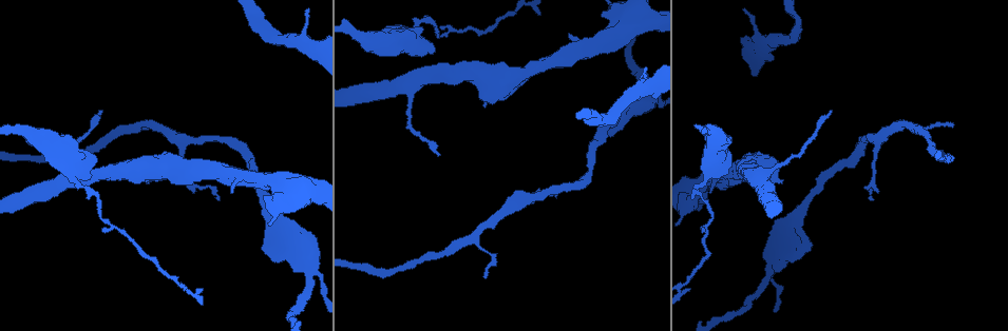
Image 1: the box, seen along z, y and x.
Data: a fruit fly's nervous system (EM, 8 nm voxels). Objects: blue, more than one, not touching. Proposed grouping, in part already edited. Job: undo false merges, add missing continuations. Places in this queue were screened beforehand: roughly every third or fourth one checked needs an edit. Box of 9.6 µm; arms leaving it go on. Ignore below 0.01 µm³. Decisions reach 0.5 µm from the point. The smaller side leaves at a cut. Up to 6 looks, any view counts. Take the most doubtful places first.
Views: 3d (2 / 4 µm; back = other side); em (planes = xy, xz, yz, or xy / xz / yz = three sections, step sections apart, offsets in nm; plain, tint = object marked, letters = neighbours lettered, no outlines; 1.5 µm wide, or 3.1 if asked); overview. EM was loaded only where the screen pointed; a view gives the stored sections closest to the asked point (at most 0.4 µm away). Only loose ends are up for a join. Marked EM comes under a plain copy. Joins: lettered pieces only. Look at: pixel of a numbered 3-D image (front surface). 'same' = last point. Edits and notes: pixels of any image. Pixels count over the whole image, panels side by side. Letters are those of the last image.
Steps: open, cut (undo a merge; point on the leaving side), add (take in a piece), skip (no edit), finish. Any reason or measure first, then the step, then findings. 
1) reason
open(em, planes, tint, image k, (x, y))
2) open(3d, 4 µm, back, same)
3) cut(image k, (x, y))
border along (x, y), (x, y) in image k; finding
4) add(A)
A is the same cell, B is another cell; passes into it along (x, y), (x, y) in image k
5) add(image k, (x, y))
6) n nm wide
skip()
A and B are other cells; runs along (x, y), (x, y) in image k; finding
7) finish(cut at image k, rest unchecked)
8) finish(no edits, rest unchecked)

stops while still wide
open(3d, 2 µm, image 1, (286, 221))

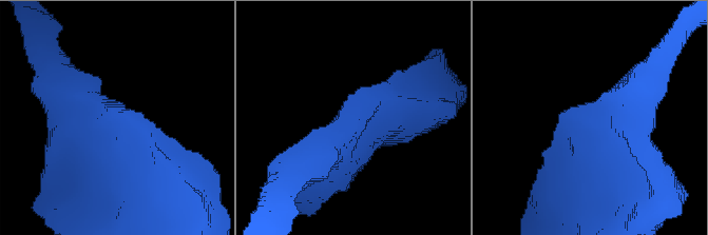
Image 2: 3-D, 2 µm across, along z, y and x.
open(em, planes, letters, image 2, (351, 96))

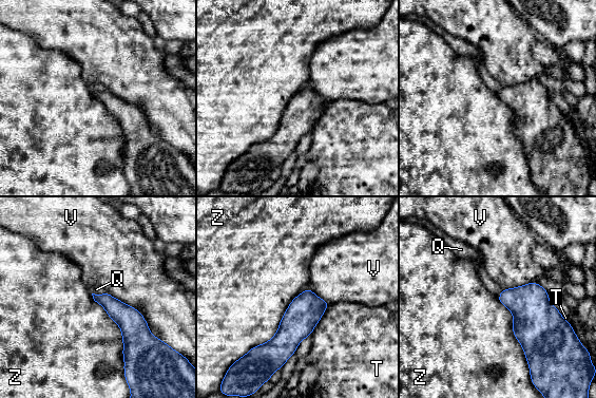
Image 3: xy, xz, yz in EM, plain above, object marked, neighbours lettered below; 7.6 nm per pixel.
skip()
Q, T, V and Z are other cells; border along (307, 287), (277, 330), (248, 352) in image 3; no lettered piece goes on from it

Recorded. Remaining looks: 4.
thick turns thin
open(3d, 4 µm, image 1, (411, 111))

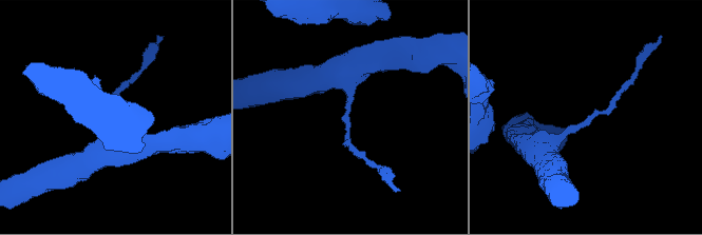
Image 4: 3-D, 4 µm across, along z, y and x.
open(em, planes, letters, image 4, (349, 113))

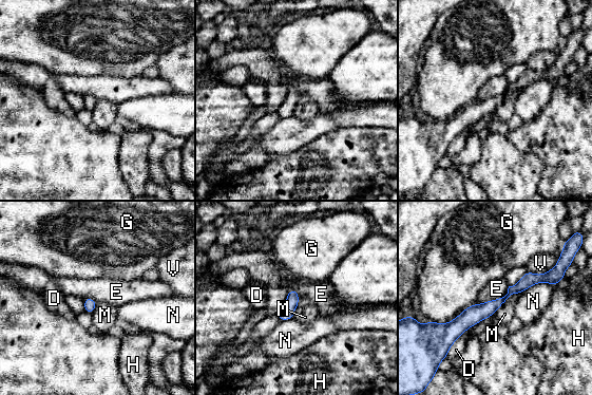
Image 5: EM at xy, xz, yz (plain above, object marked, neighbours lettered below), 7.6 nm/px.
90 nm wide
skip()
D, E, G, H, M, N and V are other cells; border along (519, 293), (469, 327) in image 5; continuous, no second cell

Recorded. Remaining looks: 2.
finish(no edits, rest unchecked)

